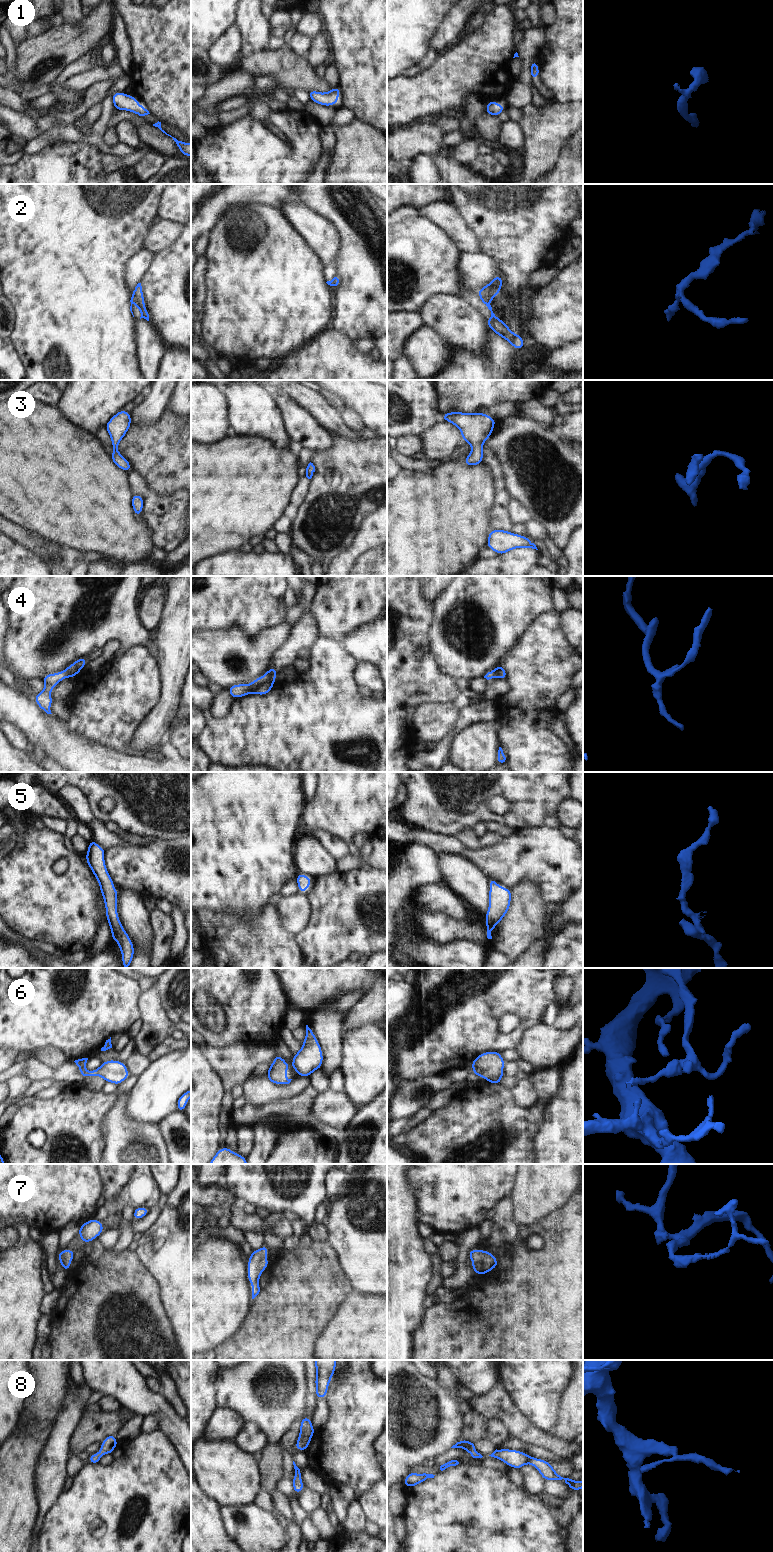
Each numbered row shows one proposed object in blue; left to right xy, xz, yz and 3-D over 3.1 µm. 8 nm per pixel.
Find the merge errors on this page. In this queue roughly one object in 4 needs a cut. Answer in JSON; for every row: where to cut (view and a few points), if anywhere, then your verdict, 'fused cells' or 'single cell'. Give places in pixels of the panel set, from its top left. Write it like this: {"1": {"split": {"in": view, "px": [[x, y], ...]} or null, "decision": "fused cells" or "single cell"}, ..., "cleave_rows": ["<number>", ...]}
{"1": {"split": null, "decision": "single cell"}, "2": {"split": {"in": "xy", "px": [[132, 295], [140, 311]]}, "decision": "fused cells"}, "3": {"split": null, "decision": "single cell"}, "4": {"split": null, "decision": "single cell"}, "5": {"split": null, "decision": "single cell"}, "6": {"split": {"in": "yz", "px": [[473, 1067], [478, 1067], [485, 1076]]}, "decision": "fused cells"}, "7": {"split": null, "decision": "single cell"}, "8": {"split": null, "decision": "single cell"}, "cleave_rows": ["2", "6"]}

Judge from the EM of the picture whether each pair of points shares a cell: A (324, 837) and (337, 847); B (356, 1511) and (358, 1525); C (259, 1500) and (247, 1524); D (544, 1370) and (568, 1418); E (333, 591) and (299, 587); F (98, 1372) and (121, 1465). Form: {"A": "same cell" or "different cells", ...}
{"A": "same cell", "B": "same cell", "C": "different cells", "D": "different cells", "E": "different cells", "F": "different cells"}

